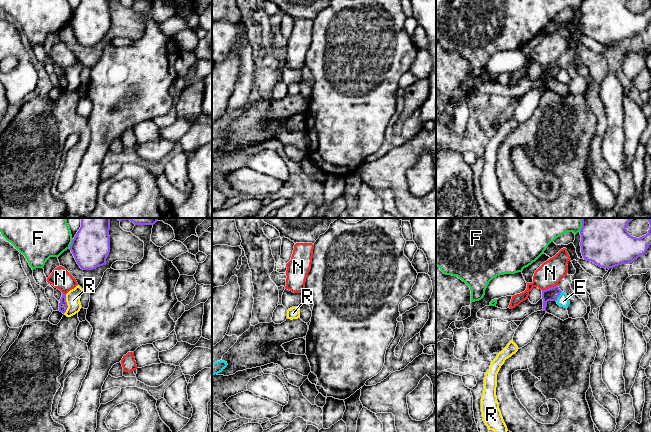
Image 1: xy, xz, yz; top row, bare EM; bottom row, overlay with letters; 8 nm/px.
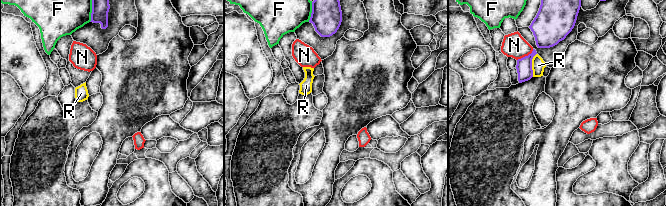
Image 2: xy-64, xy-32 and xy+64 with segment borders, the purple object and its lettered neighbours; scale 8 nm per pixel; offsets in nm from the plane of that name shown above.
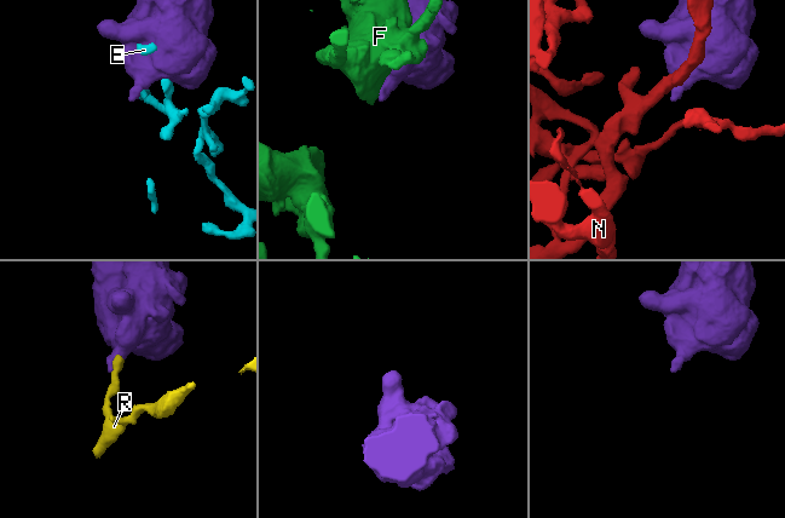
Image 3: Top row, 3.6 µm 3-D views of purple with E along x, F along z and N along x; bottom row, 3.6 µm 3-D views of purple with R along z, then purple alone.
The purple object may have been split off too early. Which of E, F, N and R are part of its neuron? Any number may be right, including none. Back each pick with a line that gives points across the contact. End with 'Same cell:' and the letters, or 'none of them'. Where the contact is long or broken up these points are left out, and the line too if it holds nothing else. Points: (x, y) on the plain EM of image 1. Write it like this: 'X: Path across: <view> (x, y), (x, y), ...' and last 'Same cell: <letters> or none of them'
Same cell: none of them

